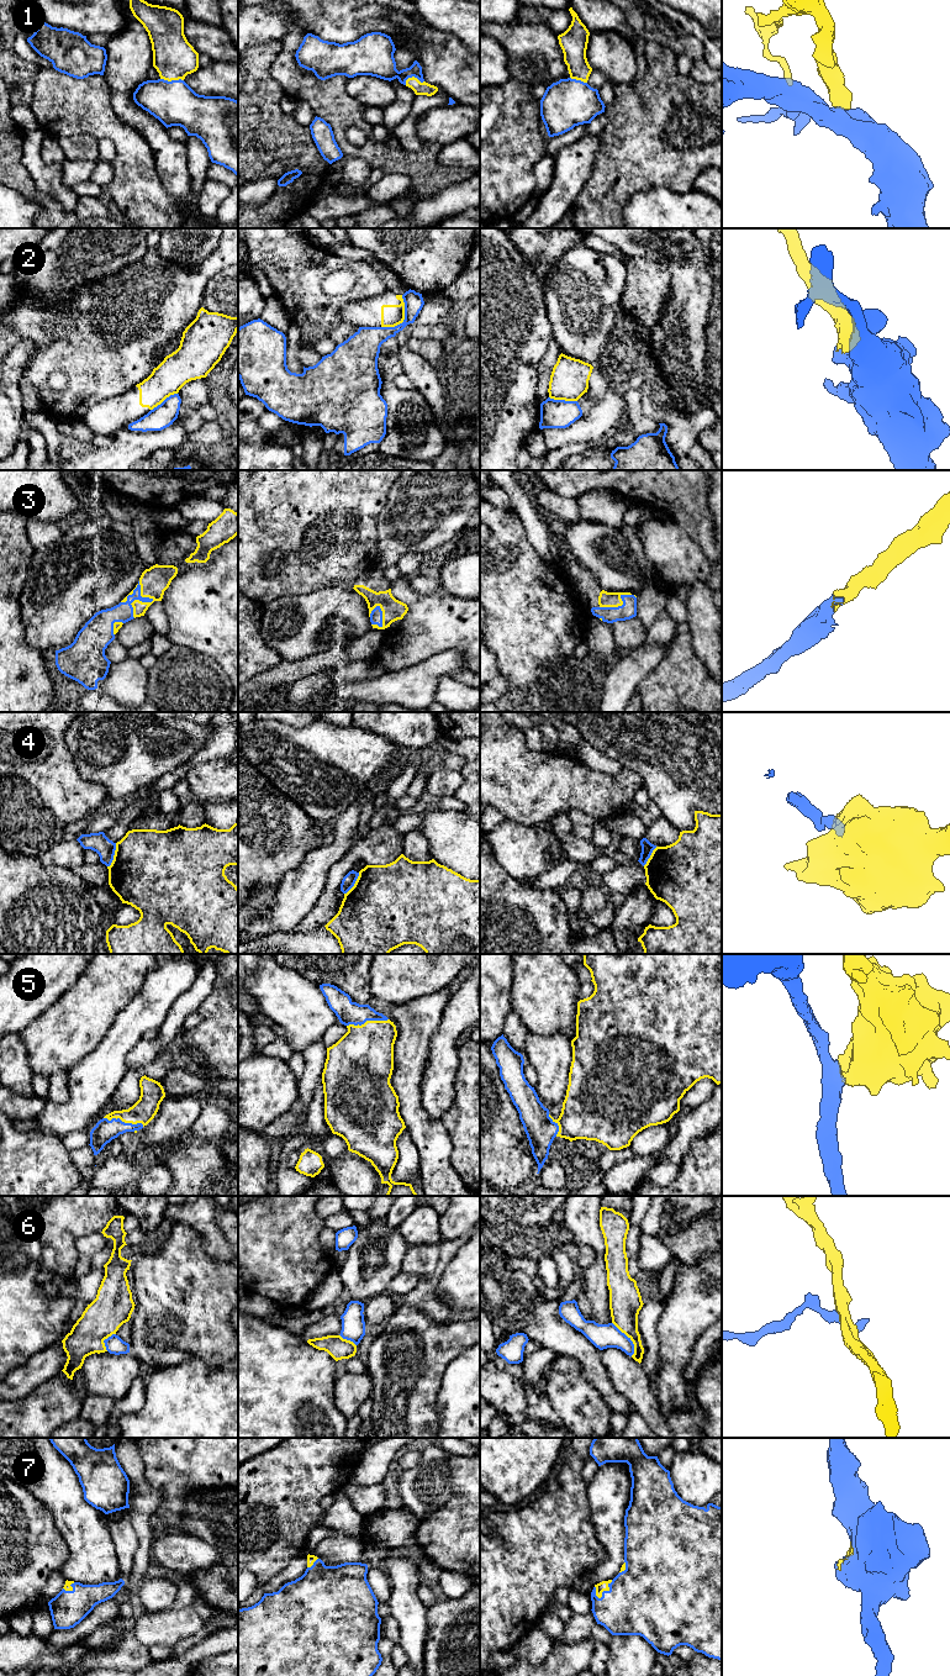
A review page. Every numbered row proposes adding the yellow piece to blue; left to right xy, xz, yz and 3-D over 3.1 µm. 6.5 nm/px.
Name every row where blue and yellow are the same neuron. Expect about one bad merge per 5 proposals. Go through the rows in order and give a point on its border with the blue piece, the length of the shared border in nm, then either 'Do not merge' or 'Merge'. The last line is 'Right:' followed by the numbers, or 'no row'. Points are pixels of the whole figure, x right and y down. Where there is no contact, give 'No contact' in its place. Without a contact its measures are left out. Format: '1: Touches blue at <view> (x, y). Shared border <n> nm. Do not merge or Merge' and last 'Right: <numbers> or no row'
1: Touches blue at xy (172, 80). Shared border 150 nm. Merge
2: Touches blue at xz (405, 319). Shared border 260 nm. Do not merge
3: Touches blue at xy (147, 601). Shared border 240 nm. Merge
4: Touches blue at xy (114, 854). Shared border 170 nm. Do not merge
5: Touches blue at xz (367, 1020). Shared border 280 nm. Merge
6: Touches blue at yz (629, 1339). Shared border 260 nm. Do not merge
7: Touches blue at yz (606, 1591). Shared border 160 nm. Merge
Right: 1, 3, 5, 7

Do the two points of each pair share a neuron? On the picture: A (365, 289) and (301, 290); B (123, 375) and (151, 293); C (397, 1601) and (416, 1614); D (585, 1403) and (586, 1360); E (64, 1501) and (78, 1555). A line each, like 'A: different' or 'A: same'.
A: same
B: same
C: same
D: different
E: same

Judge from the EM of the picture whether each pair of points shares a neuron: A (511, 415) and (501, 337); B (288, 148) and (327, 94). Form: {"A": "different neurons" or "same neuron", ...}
{"A": "same neuron", "B": "different neurons"}

